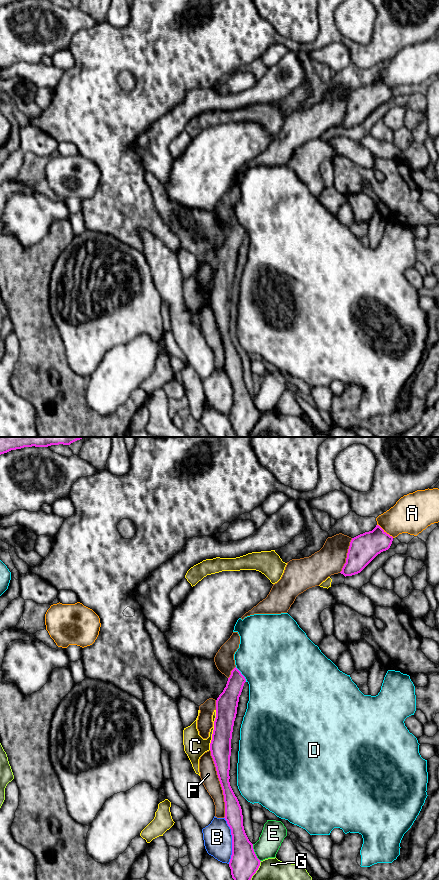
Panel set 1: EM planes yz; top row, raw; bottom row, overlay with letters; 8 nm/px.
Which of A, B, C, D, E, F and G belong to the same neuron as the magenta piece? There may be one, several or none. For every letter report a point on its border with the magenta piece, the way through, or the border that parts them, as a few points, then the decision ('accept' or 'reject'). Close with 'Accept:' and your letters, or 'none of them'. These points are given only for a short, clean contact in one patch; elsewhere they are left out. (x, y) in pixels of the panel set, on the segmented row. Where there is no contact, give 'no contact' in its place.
A: contact yz (385, 532); reject
B: contact yz (232, 840); reject
C: contact yz (213, 730); reject
D: contact yz (241, 674); reject
E: contact yz (254, 853); border yz (252, 844), (253, 851), (260, 861); reject
F: contact yz (220, 783); accept
G: contact yz (257, 869); reject
Accept: F

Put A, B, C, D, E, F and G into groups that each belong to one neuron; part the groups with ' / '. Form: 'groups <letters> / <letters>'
groups A / B / C / D / E / F / G

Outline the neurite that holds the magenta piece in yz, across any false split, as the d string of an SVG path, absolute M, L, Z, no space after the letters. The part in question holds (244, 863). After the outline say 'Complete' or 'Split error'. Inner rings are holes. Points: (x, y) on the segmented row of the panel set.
M233 632L214 657L217 669L227 678L223 692L215 700L207 699L199 706L197 729L203 739L213 727L210 750L199 759L201 781L213 799L215 817L224 818L231 829L232 855L229 862L234 880L251 880L260 866L253 844L243 826L242 809L230 786L231 739L239 697L245 677L236 668L234 654L239 648L240 636Z. Split error

